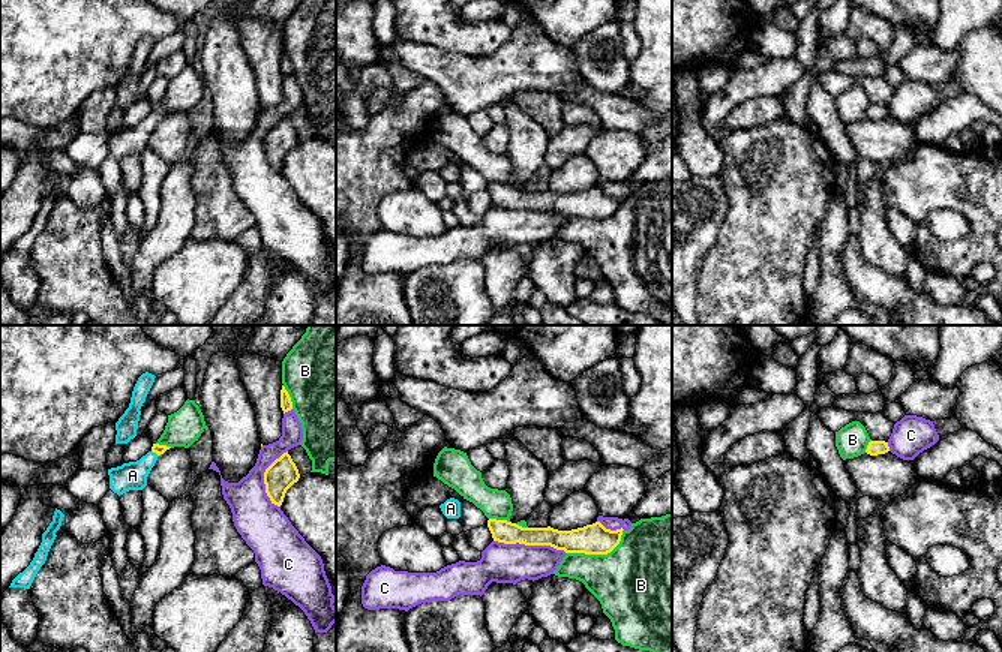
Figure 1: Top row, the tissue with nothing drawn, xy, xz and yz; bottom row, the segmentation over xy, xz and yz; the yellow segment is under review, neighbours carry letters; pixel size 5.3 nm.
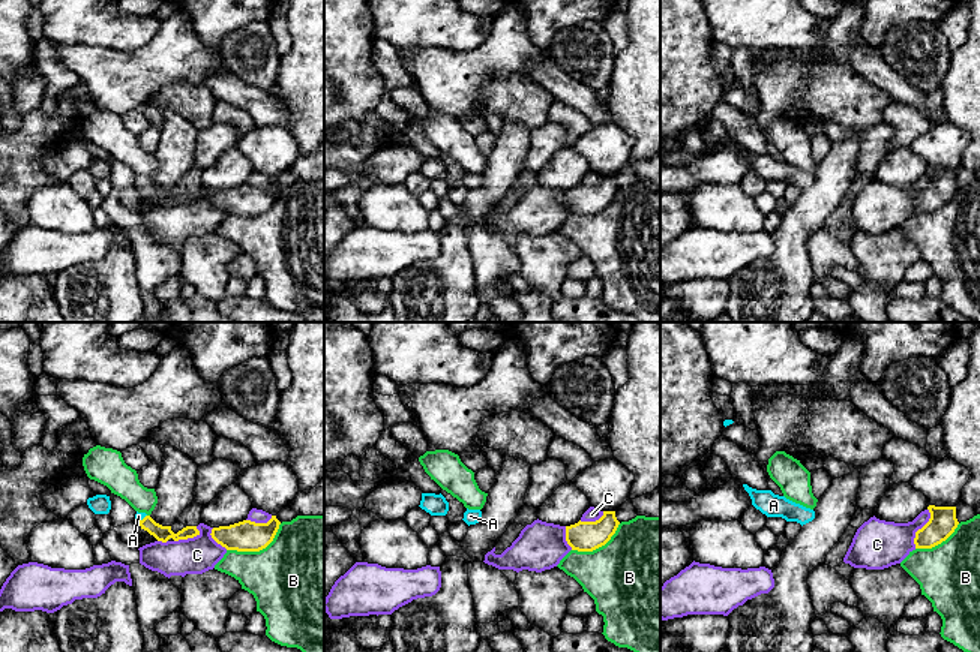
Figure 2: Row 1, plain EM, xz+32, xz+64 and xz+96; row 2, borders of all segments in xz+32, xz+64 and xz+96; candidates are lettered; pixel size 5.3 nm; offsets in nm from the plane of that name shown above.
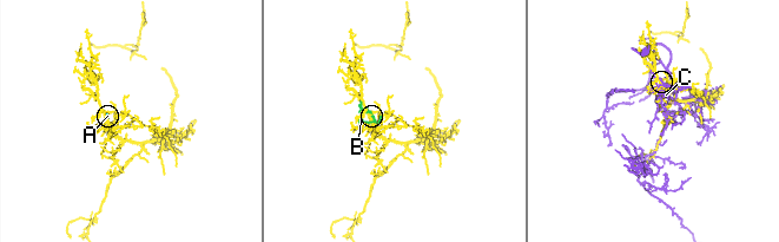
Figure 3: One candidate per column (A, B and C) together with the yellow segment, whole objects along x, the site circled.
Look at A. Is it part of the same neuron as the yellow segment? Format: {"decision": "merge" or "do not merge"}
{"decision": "merge"}

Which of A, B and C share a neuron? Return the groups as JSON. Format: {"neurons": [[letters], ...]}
{"neurons": [["A"], ["B"], ["C"]]}

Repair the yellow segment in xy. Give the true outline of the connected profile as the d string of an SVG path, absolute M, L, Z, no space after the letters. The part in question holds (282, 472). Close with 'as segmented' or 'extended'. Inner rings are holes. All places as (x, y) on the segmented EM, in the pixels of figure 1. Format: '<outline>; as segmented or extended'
M284 453L264 472L266 493L272 504L280 507L286 490L300 478L291 456Z; as segmented

